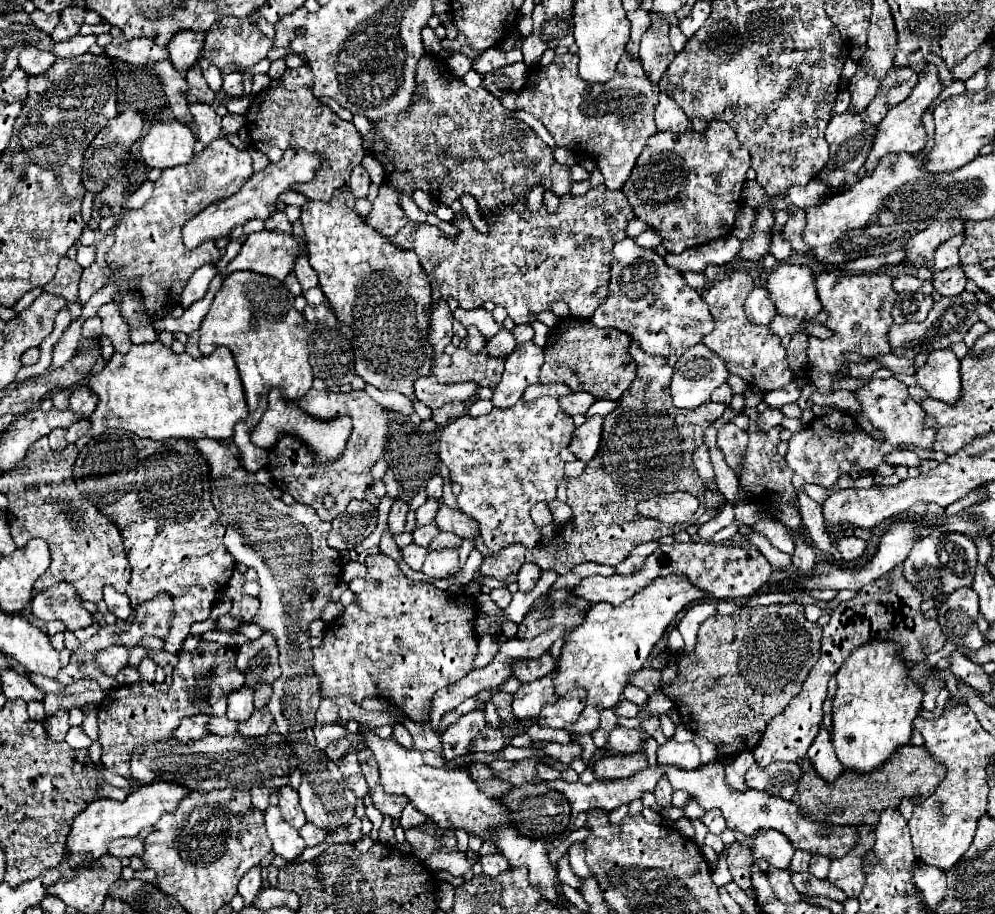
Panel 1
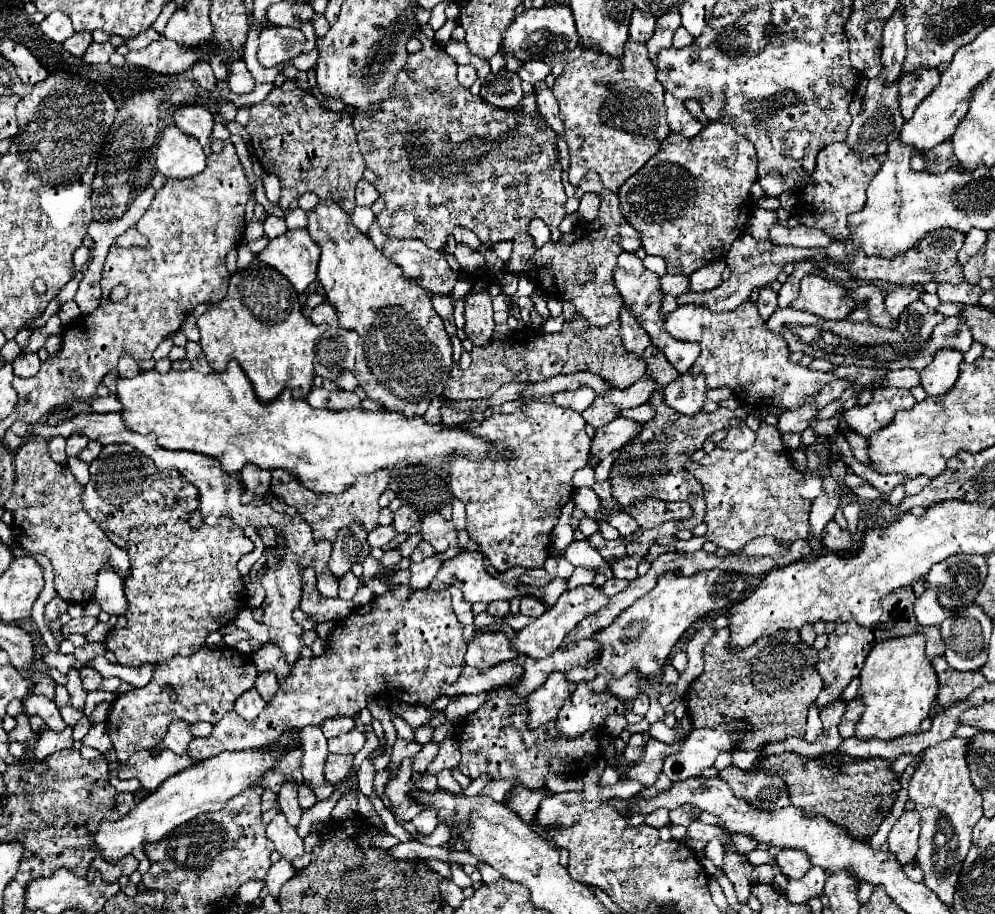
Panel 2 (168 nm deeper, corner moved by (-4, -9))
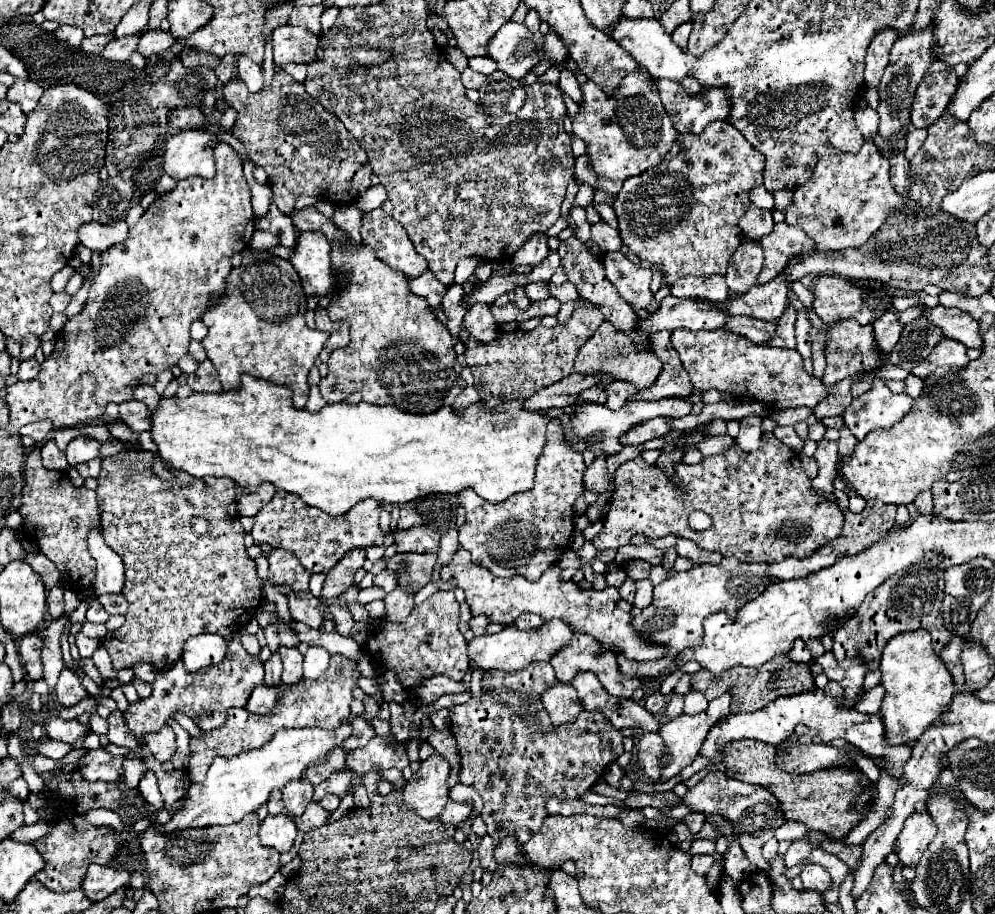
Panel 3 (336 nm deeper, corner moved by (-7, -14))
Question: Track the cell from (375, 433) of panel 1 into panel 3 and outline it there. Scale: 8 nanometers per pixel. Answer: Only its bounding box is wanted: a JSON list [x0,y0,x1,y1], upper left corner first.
[251,490,383,572]

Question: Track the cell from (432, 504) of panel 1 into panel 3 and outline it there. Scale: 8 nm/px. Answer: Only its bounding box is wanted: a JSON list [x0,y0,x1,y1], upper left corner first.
[373,568,397,592]

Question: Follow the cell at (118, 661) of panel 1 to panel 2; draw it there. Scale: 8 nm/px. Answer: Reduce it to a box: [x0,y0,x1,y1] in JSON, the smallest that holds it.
[80,667,104,691]

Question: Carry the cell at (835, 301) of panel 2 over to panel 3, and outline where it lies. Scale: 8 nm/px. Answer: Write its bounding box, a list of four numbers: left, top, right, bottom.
[809,276,891,324]

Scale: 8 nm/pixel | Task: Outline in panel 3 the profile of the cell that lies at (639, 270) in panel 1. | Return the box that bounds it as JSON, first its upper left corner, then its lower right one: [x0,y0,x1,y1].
[603,252,653,308]

